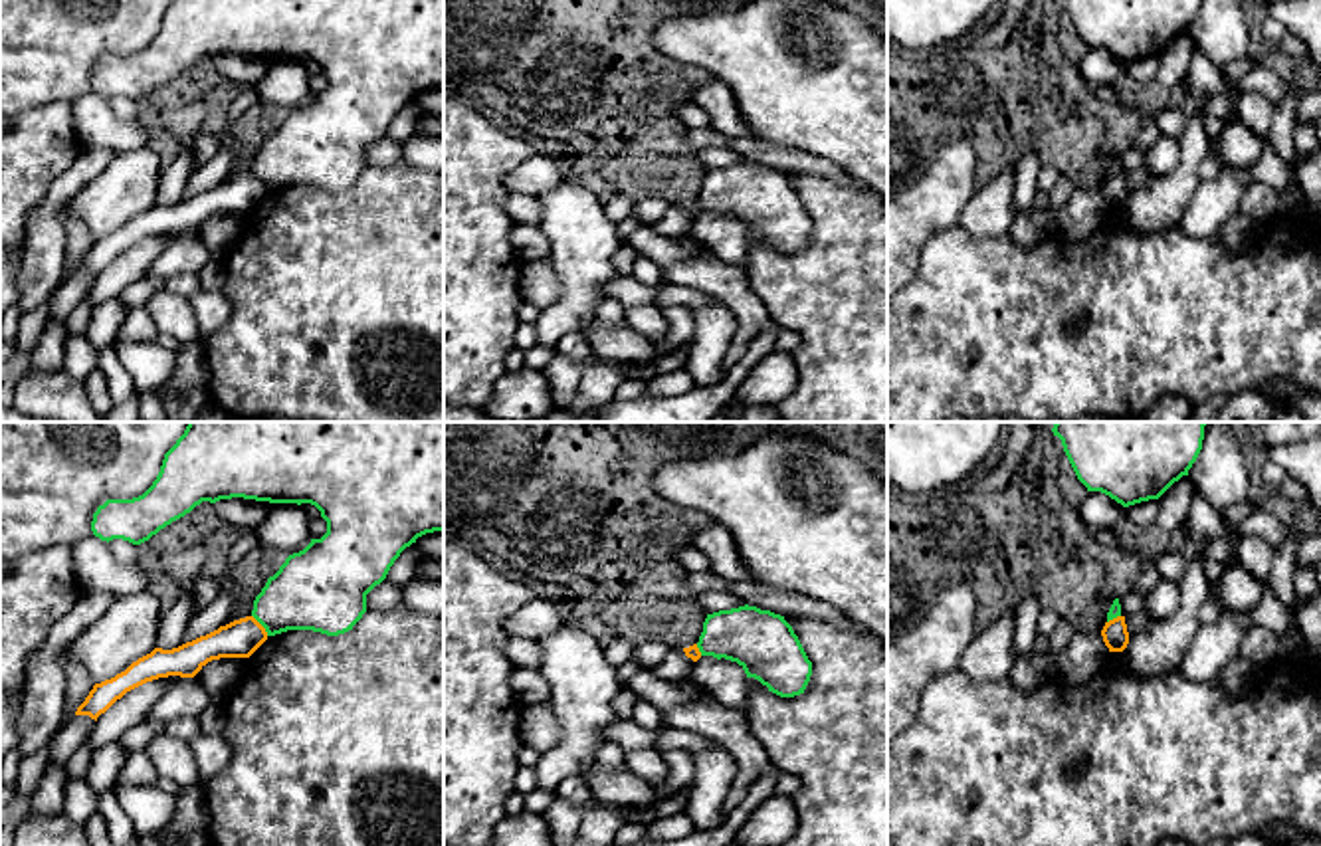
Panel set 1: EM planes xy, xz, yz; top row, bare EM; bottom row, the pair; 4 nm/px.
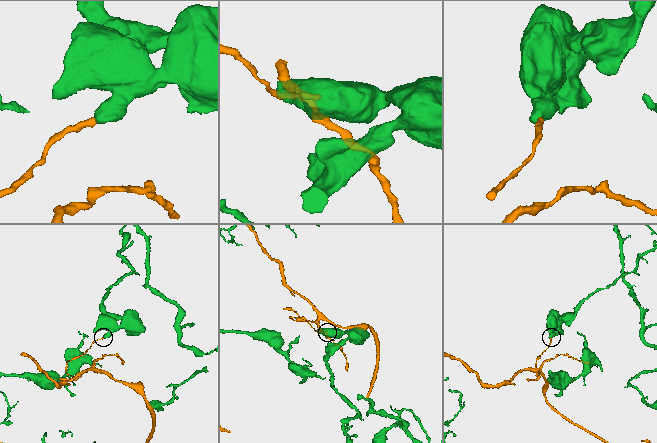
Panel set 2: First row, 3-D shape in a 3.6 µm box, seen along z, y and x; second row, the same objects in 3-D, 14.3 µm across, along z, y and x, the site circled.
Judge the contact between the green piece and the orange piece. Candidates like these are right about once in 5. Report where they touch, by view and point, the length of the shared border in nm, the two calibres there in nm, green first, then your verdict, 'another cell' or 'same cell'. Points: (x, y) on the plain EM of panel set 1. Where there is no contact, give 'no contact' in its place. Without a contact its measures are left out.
contact xy (260, 179); length 110 nm; calibres 320 and 160 nm; another cell

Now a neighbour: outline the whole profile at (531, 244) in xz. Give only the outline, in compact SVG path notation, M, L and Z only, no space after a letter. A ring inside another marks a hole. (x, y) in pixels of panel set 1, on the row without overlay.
M517 224L511 228L509 240L523 264L549 260L551 246L539 226Z

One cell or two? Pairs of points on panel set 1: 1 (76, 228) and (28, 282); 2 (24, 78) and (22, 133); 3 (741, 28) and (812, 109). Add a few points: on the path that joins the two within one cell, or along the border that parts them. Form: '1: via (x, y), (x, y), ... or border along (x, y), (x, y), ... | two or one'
1: border along (66, 203), (60, 214), (64, 272), (58, 282) | two
2: border along (68, 102), (48, 102), (20, 113) | two
3: via (761, 48), (803, 90) | one

